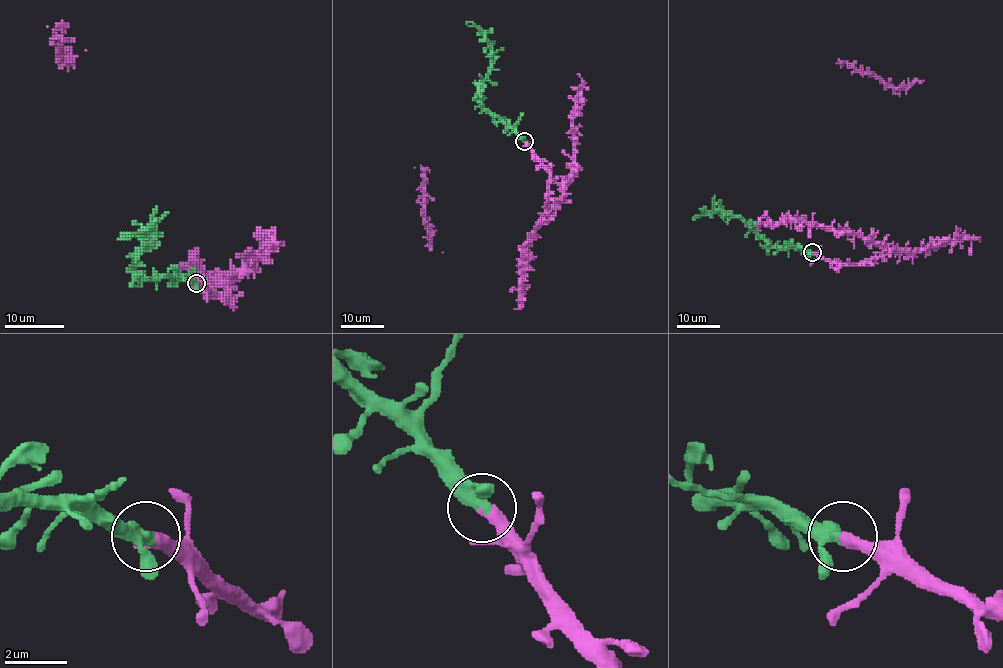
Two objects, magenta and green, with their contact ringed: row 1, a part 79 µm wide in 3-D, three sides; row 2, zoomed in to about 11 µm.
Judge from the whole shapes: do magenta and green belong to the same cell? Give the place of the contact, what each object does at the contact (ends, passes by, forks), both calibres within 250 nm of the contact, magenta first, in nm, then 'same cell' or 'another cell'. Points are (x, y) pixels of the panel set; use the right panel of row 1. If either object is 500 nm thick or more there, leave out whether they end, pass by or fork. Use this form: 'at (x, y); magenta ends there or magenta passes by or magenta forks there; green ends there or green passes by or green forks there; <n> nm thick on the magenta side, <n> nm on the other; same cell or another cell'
at (812, 252); magenta ends there; green passes by; 380 nm thick on the magenta side, 400 nm on the other; same cell

